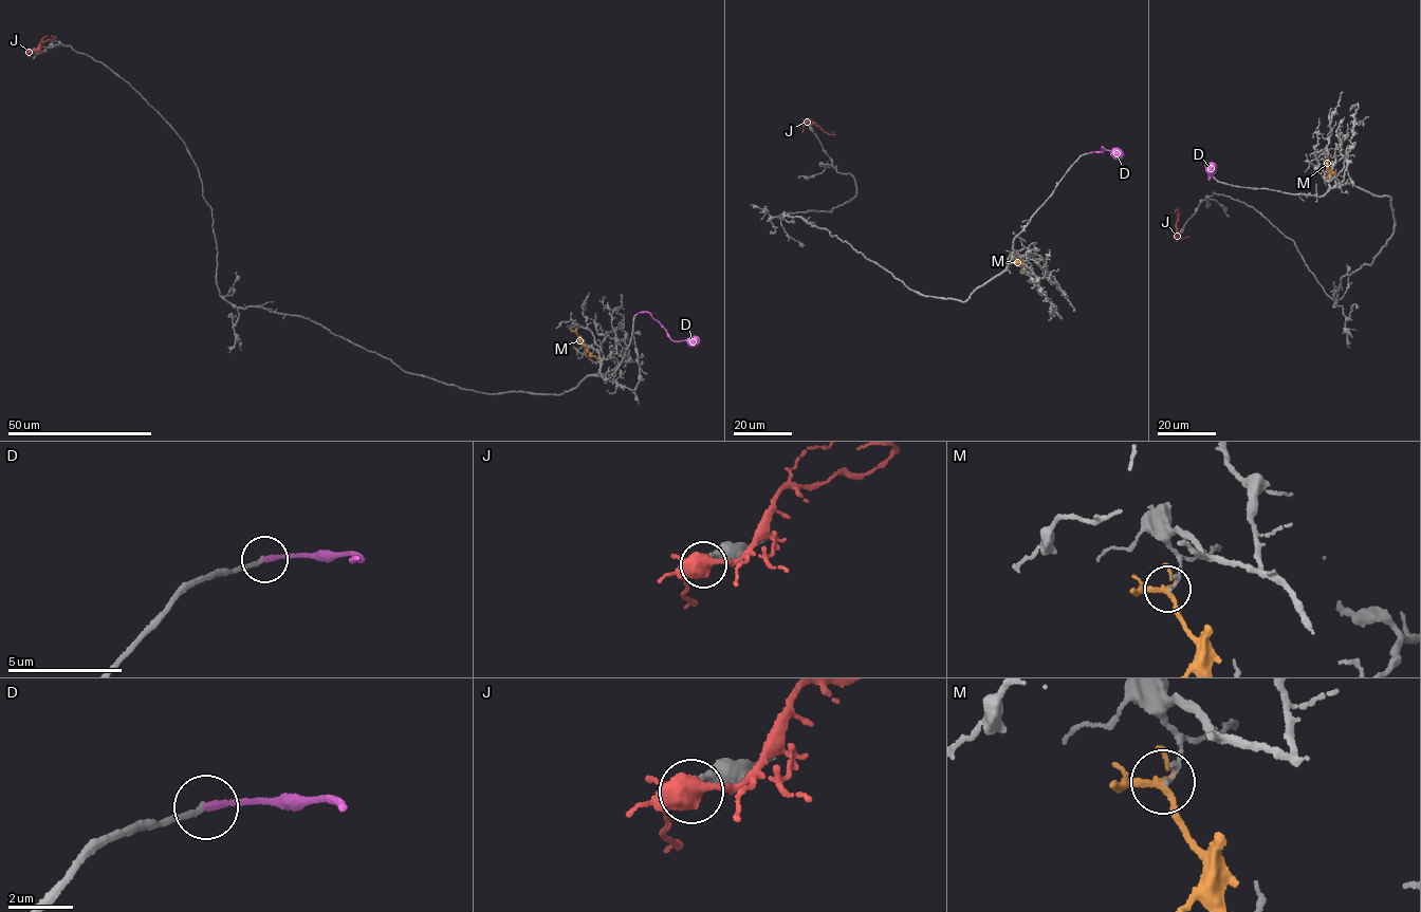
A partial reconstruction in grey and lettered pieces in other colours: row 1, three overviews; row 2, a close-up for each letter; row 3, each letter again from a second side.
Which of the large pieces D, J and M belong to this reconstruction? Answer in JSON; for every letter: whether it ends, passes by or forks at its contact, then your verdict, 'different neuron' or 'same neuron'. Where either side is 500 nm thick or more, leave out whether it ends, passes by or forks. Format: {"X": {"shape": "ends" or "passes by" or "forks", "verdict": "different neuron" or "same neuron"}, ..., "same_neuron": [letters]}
{"D": {"shape": "ends", "verdict": "different neuron"}, "J": {"shape": "forks", "verdict": "different neuron"}, "M": {"shape": "forks", "verdict": "different neuron"}, "same_neuron": []}

